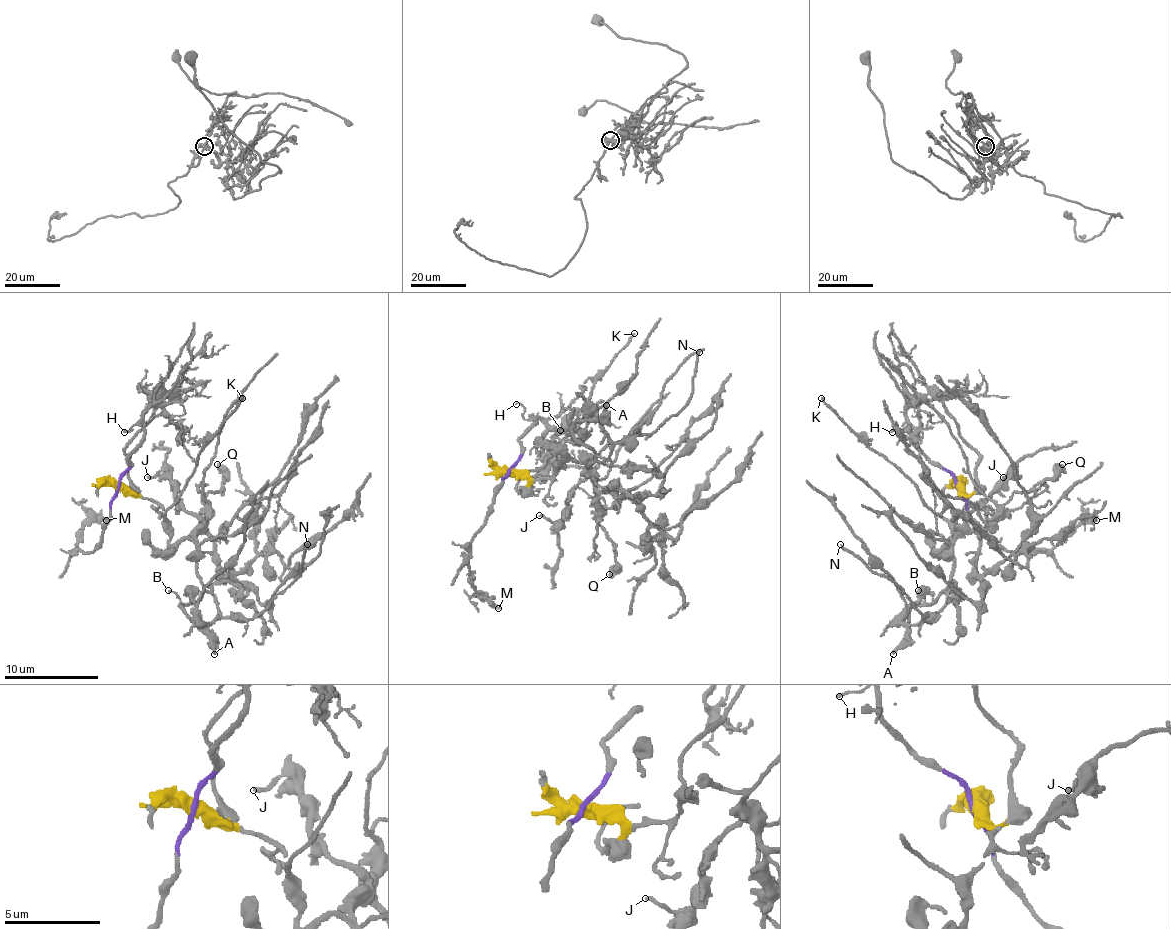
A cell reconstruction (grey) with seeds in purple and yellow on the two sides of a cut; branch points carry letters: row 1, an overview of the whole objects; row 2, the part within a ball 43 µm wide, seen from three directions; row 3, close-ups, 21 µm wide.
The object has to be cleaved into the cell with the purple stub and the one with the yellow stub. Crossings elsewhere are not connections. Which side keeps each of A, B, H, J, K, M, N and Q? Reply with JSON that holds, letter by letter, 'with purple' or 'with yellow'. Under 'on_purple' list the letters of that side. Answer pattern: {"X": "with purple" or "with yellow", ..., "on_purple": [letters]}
{"A": "with yellow", "B": "with yellow", "H": "with purple", "J": "with yellow", "K": "with yellow", "M": "with purple", "N": "with yellow", "Q": "with yellow", "on_purple": ["H", "M"]}

